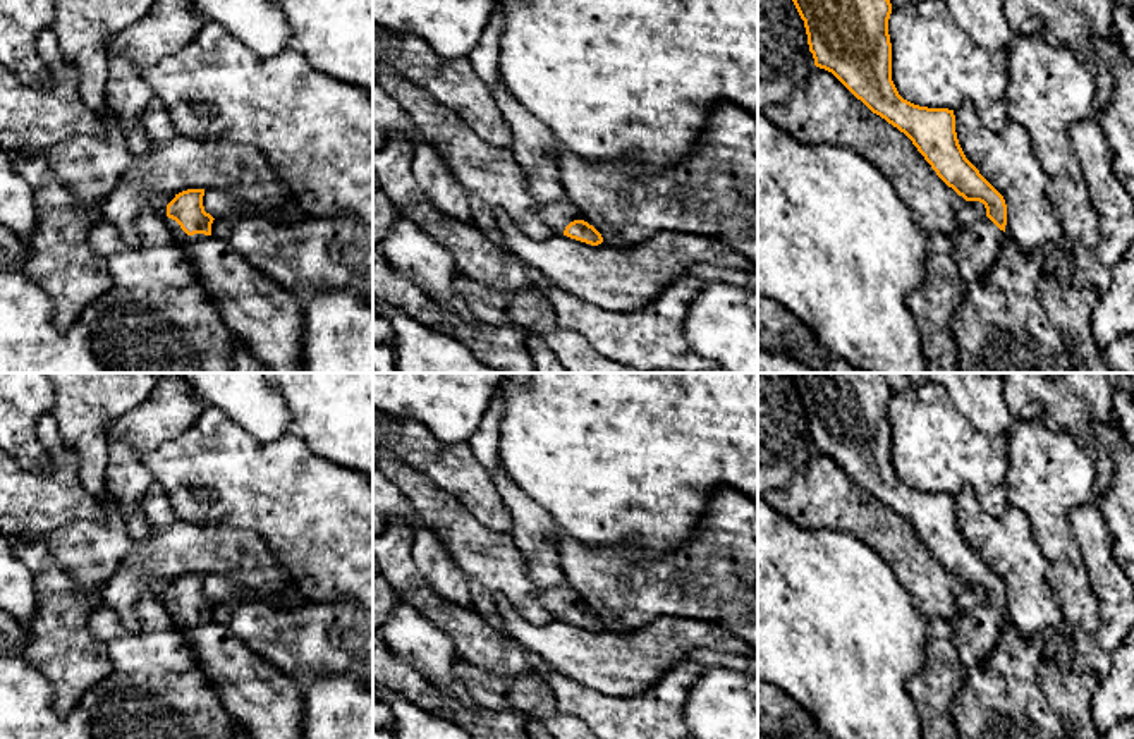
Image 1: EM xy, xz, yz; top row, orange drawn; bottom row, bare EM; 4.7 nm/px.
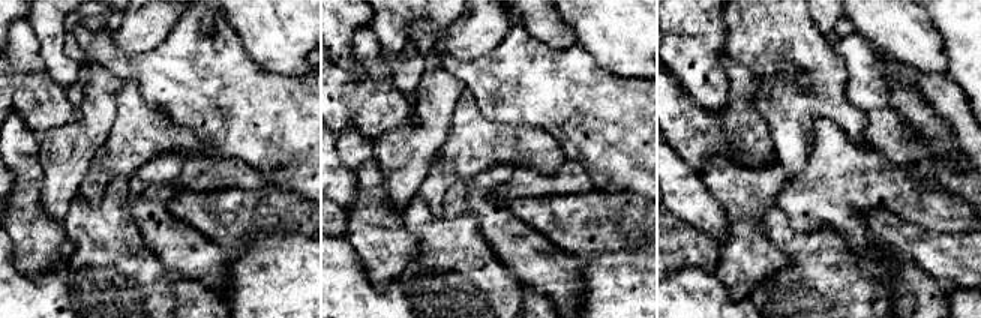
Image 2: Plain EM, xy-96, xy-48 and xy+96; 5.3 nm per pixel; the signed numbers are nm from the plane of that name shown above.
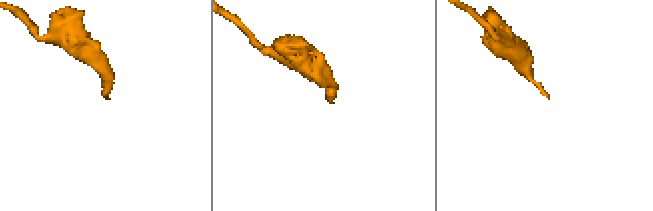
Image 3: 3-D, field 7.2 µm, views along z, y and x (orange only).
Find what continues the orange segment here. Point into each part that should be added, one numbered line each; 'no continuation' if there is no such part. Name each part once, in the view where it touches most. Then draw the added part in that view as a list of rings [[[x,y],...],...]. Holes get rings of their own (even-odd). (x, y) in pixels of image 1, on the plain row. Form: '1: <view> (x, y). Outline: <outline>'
1: xy (267, 702). Outline: [[[162,603],[235,724],[241,724],[253,739],[302,739],[304,682],[254,655],[229,629],[213,620],[187,620],[175,605]]]

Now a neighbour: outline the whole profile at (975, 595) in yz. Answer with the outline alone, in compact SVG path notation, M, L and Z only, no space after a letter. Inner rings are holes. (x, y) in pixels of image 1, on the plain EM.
M967 586L967 589L960 595L962 614L967 614L971 608L983 603L986 603L986 593L979 586Z

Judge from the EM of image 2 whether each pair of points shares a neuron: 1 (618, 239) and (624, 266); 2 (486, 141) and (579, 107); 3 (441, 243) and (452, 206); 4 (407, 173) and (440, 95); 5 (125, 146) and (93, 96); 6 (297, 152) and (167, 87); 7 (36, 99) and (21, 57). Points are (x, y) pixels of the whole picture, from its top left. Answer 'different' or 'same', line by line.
1: different
2: different
3: same
4: same
5: different
6: same
7: same

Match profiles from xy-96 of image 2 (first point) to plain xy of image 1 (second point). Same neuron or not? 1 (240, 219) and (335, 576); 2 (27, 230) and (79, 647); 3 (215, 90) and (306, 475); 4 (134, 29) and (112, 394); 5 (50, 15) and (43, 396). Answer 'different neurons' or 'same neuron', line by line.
1: different neurons
2: same neuron
3: same neuron
4: different neurons
5: different neurons

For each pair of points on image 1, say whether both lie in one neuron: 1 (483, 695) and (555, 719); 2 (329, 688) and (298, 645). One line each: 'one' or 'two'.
1: one
2: two

